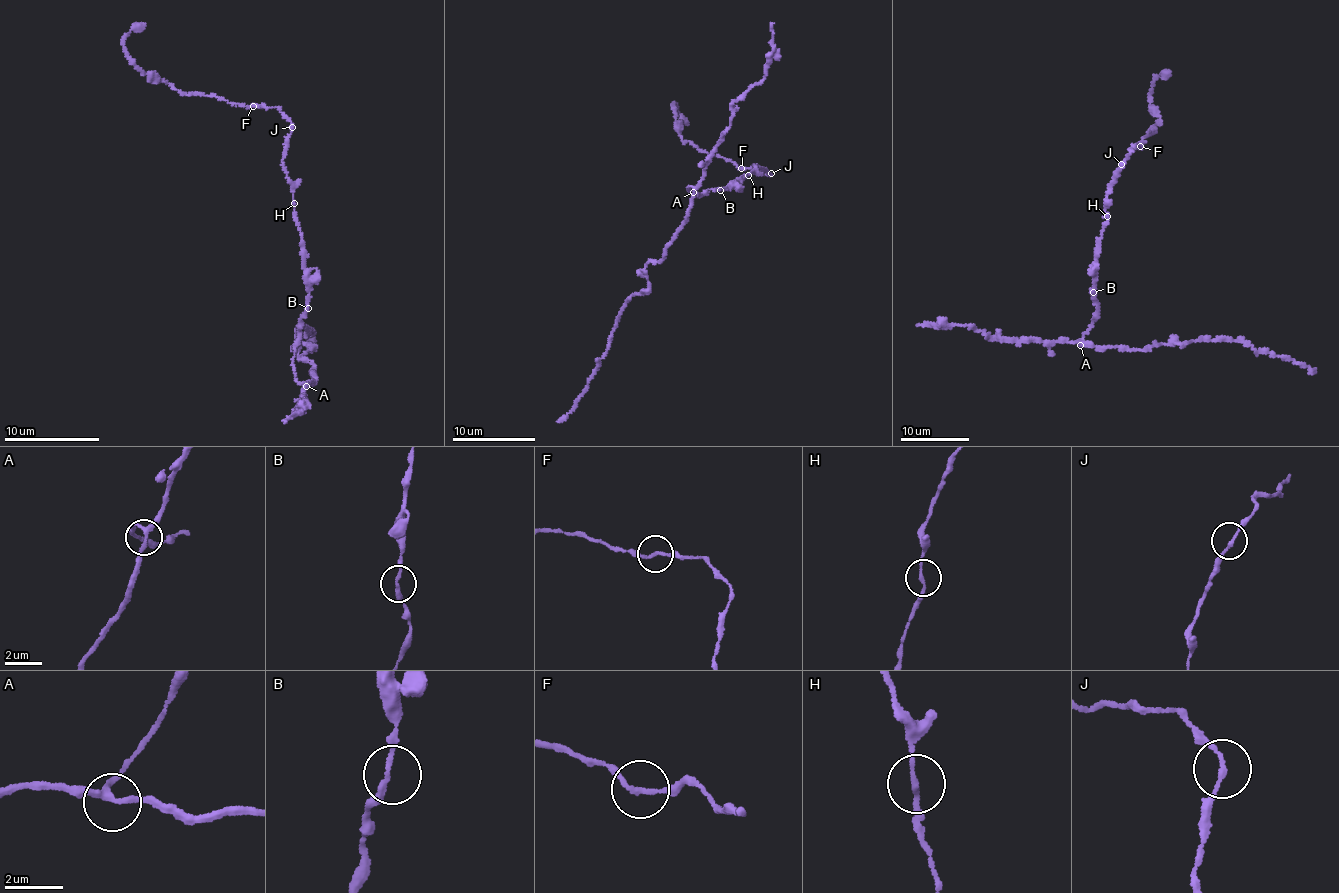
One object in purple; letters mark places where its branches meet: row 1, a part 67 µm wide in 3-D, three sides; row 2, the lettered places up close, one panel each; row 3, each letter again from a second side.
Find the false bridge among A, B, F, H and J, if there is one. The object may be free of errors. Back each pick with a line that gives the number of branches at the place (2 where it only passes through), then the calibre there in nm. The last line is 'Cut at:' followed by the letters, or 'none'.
Cut at: none

